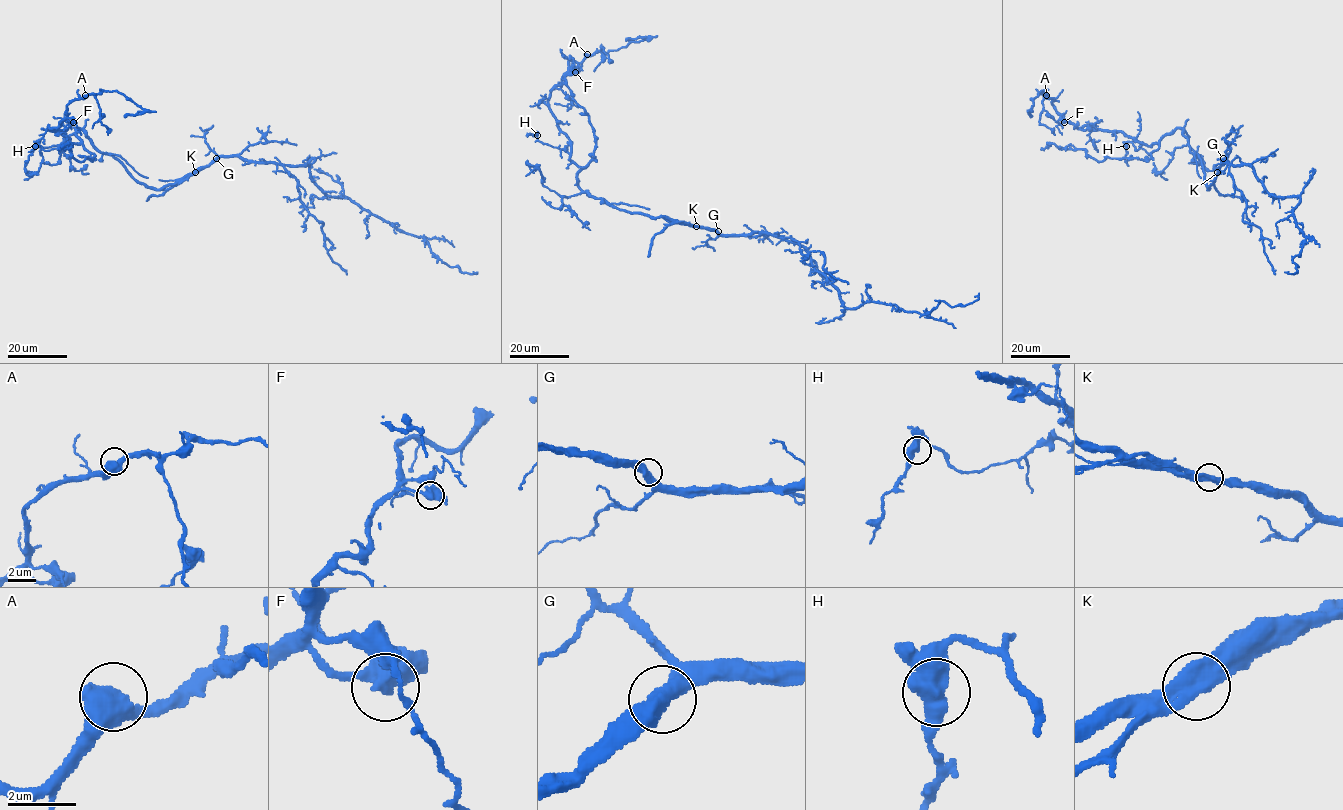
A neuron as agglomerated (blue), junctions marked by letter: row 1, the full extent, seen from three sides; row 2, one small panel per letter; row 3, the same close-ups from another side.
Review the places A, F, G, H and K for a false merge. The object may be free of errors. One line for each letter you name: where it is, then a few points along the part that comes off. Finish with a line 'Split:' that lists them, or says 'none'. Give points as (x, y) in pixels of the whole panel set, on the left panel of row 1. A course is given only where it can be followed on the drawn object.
Split: none

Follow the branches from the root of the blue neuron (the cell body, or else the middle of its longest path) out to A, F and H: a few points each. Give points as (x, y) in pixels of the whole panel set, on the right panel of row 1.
A: (1211, 184), (1209, 189), (1200, 158), (1190, 151), (1181, 129), (1147, 146), (1122, 132), (1078, 128), (1046, 95)
F: (1211, 184), (1209, 189), (1200, 158), (1190, 151), (1180, 128), (1147, 146), (1122, 132), (1078, 128), (1064, 122)
H: (1211, 184), (1209, 189), (1200, 158), (1190, 151), (1180, 128), (1137, 150), (1131, 142), (1126, 146)

